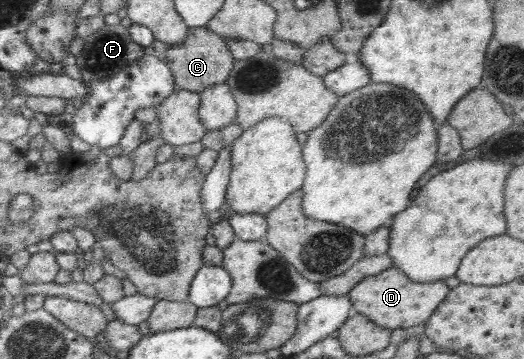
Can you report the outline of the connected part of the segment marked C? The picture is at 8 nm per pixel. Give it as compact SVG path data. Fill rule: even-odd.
M207 25L192 27L189 37L182 43L168 46L167 62L175 72L176 85L180 89L202 93L212 85L227 83L235 70L237 58L232 53L227 38L218 35Z

